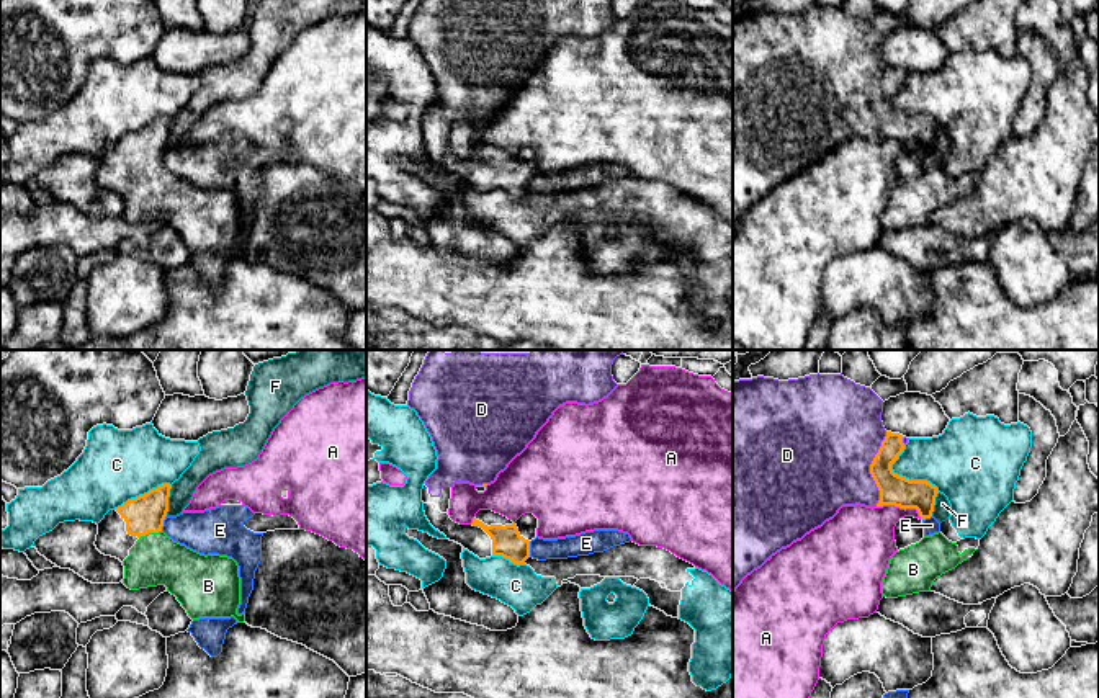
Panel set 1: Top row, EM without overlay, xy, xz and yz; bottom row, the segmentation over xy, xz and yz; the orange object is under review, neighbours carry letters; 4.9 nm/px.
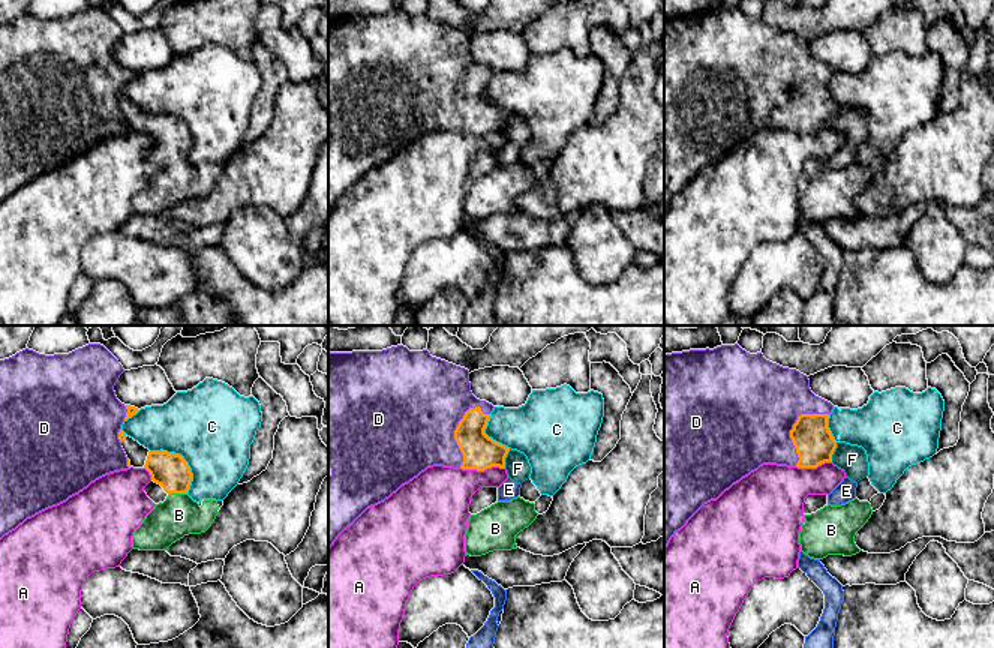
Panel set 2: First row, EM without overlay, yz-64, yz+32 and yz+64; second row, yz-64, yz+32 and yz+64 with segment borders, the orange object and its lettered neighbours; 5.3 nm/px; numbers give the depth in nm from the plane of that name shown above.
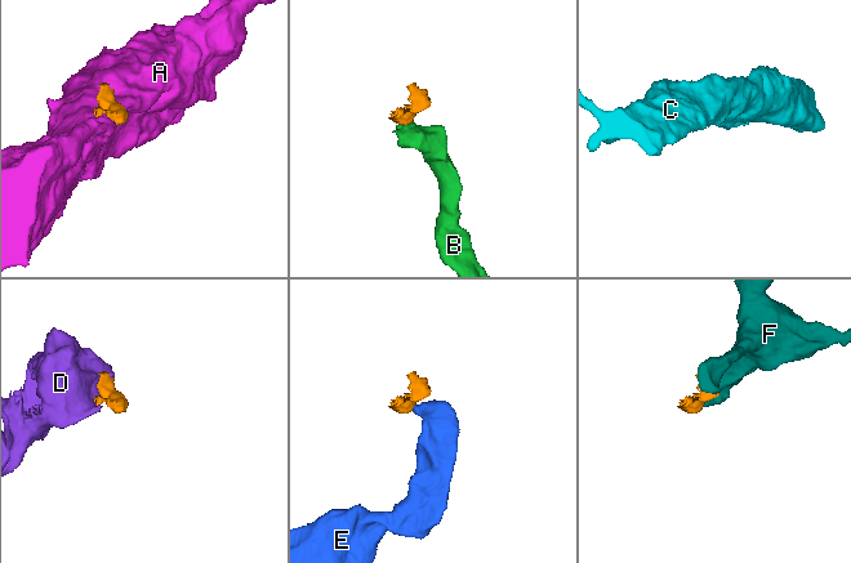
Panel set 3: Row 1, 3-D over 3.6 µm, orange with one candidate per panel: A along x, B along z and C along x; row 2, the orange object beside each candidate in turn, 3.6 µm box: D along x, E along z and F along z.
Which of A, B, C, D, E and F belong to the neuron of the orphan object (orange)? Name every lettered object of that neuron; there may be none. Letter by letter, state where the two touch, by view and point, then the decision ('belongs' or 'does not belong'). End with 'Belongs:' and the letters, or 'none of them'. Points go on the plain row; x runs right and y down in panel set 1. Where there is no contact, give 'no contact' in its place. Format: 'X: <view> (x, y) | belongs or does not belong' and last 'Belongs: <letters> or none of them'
A: yz (901, 141) | does not belong
B: xy (149, 165) | belongs
C: yz (901, 110) | does not belong
D: yz (870, 103) | belongs
E: xz (529, 183) | does not belong
F: xy (167, 134) | does not belong
Belongs: B, D

